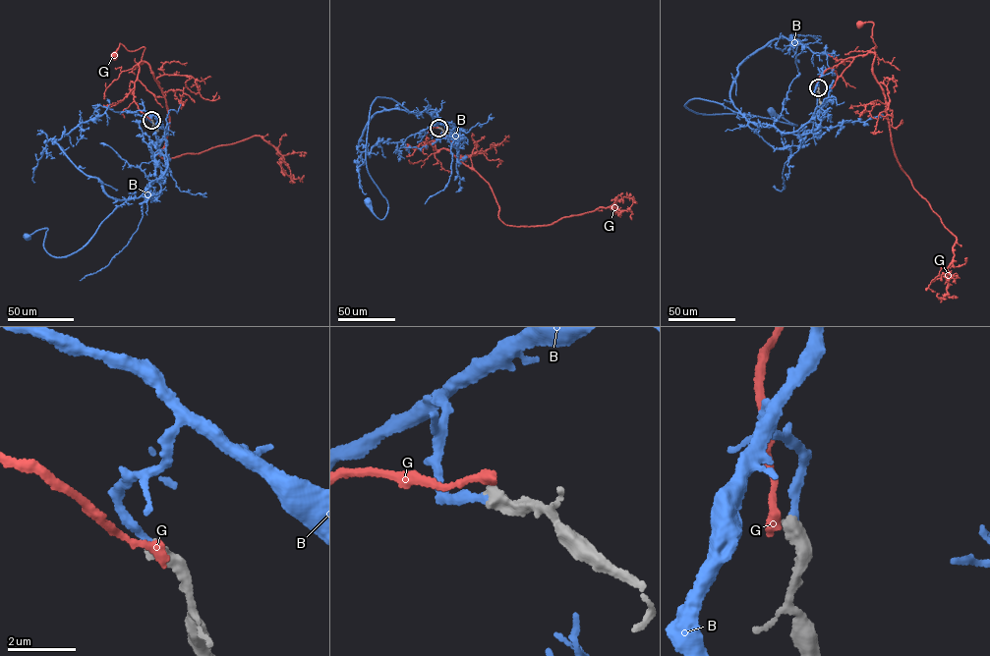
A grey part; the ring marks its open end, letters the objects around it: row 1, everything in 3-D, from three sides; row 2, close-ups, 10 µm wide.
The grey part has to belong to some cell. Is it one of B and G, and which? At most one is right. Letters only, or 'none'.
B

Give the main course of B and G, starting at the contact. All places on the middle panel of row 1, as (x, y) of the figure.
B: (438, 128), (443, 122), (457, 126), (378, 97), (366, 158), (387, 201), (384, 218), (367, 201)
G: (438, 128), (431, 129), (426, 138), (436, 150), (434, 140), (423, 147), (407, 146)

